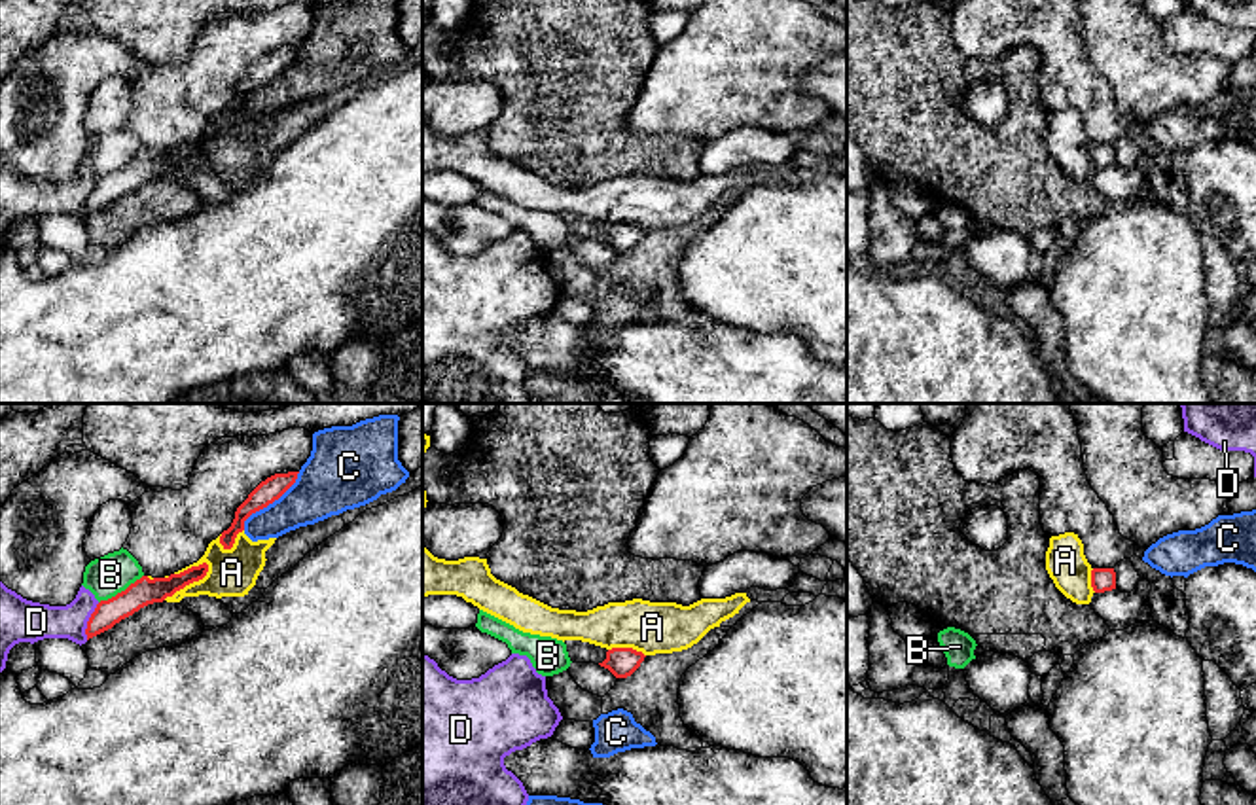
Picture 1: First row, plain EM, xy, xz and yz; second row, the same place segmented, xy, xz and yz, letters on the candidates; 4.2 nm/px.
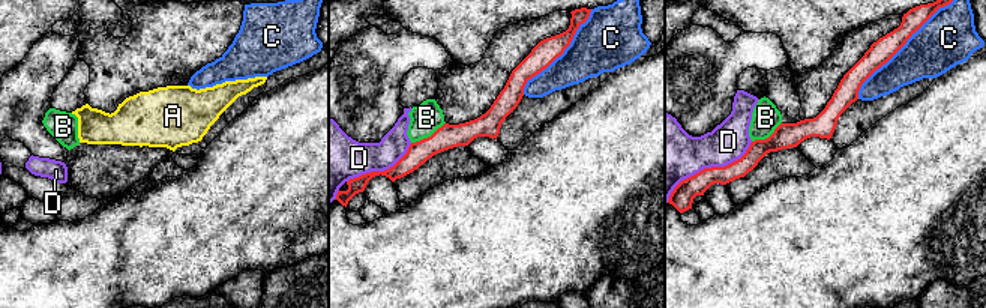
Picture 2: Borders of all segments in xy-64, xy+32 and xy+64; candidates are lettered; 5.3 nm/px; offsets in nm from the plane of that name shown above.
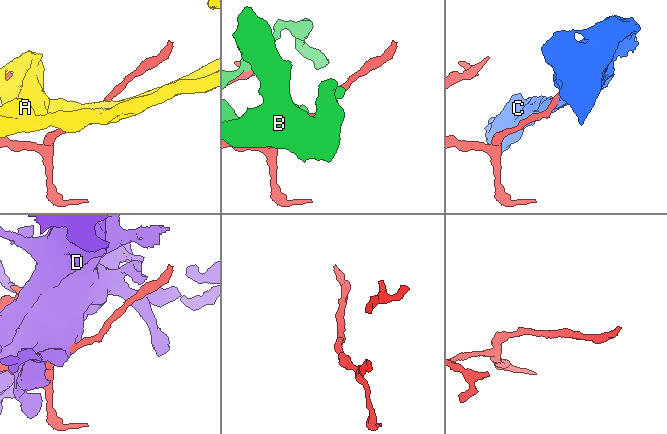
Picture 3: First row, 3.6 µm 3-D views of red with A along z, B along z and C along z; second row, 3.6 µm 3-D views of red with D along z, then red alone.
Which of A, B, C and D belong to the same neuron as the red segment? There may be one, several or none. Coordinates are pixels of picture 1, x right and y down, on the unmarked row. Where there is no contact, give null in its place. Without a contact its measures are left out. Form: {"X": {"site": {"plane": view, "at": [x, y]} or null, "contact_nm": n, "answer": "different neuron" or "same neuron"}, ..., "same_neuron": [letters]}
{"A": {"site": {"plane": "xy", "at": [188, 160]}, "contact_nm": 240, "answer": "different neuron"}, "B": {"site": {"plane": "xy", "at": [122, 167]}, "contact_nm": 220, "answer": "different neuron"}, "C": {"site": {"plane": "xy", "at": [269, 78]}, "contact_nm": 340, "answer": "different neuron"}, "D": {"site": {"plane": "xy", "at": [88, 197]}, "contact_nm": 170, "answer": "different neuron"}, "same_neuron": []}

